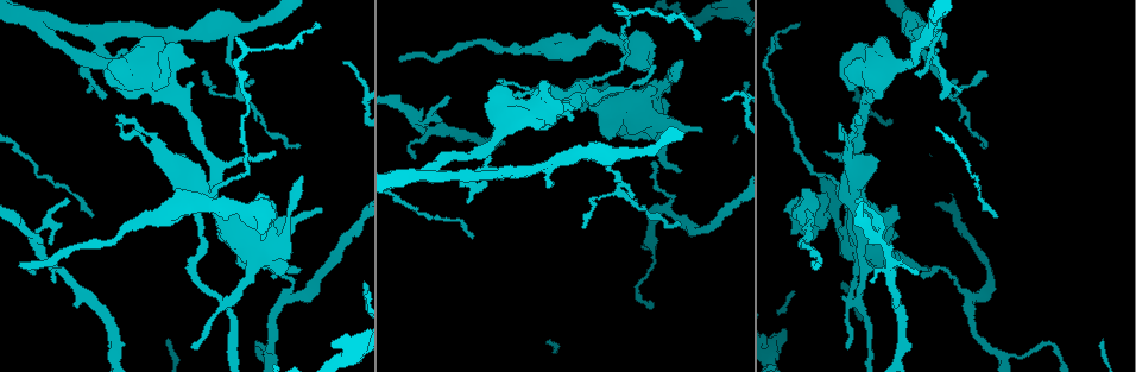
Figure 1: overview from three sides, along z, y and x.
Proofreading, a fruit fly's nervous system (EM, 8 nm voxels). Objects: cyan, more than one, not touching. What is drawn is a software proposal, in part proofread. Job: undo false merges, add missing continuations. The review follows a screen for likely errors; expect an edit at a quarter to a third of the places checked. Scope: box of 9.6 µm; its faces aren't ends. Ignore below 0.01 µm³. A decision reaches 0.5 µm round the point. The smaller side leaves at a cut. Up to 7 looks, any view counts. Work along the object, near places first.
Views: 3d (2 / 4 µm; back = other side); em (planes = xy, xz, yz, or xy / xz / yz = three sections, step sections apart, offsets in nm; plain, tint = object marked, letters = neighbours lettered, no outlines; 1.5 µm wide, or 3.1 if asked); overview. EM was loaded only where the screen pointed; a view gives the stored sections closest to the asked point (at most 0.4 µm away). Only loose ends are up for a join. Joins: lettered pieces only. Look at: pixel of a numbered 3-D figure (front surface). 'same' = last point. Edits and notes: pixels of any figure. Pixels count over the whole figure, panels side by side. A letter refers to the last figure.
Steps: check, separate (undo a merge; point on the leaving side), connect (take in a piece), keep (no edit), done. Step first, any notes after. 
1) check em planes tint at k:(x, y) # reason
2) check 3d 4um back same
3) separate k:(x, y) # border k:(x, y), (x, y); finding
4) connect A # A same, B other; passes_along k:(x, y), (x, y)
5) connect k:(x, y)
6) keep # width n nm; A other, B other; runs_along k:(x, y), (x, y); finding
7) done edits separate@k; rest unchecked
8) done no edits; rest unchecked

check 3d 2um at 1:(851, 303) # four-way junction

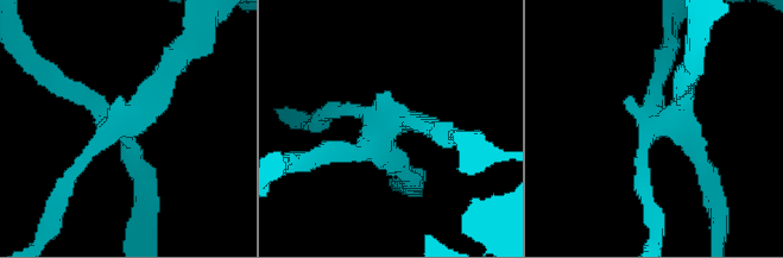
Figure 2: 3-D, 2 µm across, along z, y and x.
check em yz step 8 letters at 2:(387, 131) # arms 4

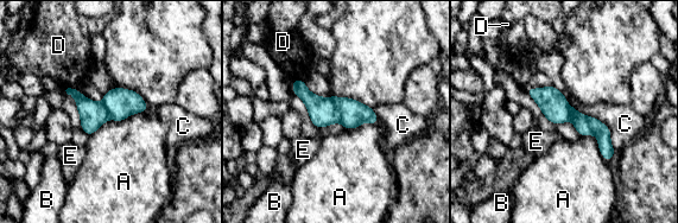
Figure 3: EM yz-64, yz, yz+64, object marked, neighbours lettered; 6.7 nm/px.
separate 3:(353, 113) # A other, B other, C other, D other, E other; border 3:(333, 96), (340, 121); two cells meet here

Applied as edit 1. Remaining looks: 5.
check overview

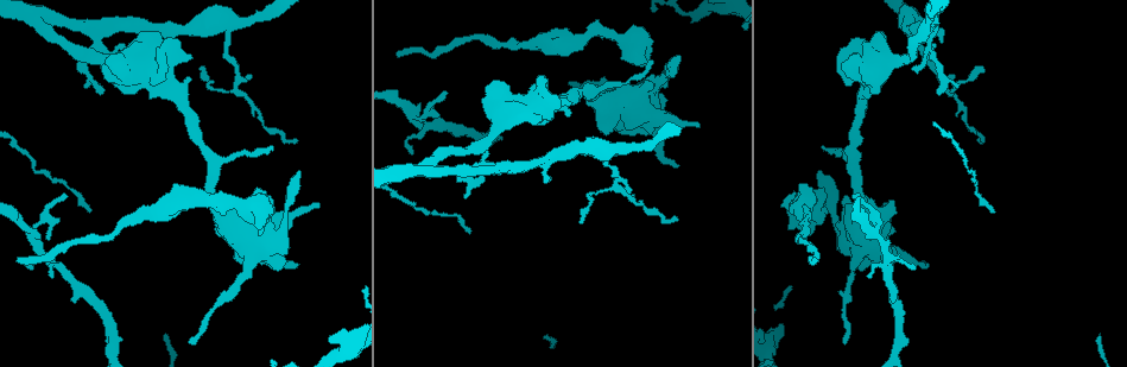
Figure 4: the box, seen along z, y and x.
check em planes letters at 4:(605, 128) # an open end

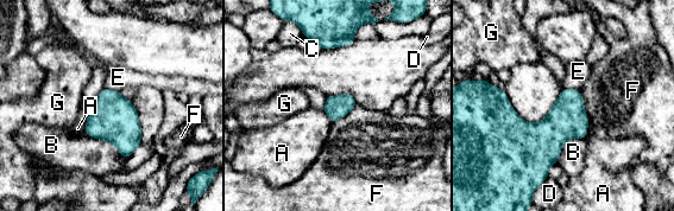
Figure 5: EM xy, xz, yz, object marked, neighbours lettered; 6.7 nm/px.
keep # longest_contact B 340 nm; A other, B other, C other, D other, E other, F other, G other; no lettered piece goes on from it

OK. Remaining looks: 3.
check em planes tint at 4:(789, 229) # branch stops here

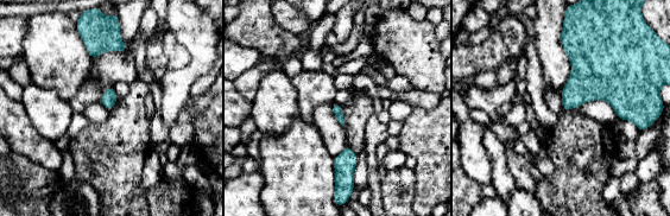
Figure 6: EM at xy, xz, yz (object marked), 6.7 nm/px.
check em planes letters same

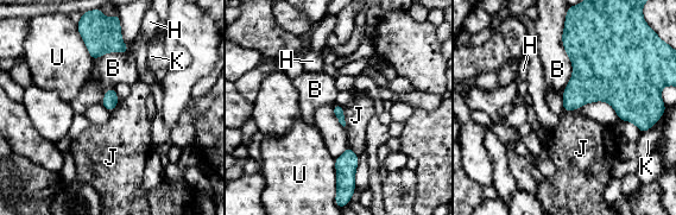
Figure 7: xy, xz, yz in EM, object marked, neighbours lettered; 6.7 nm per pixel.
keep # B other, H other, J other, K other, U other; border 7:(342, 107), (345, 126); none of them fits

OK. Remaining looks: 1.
done edits separate@3; rest unchecked

